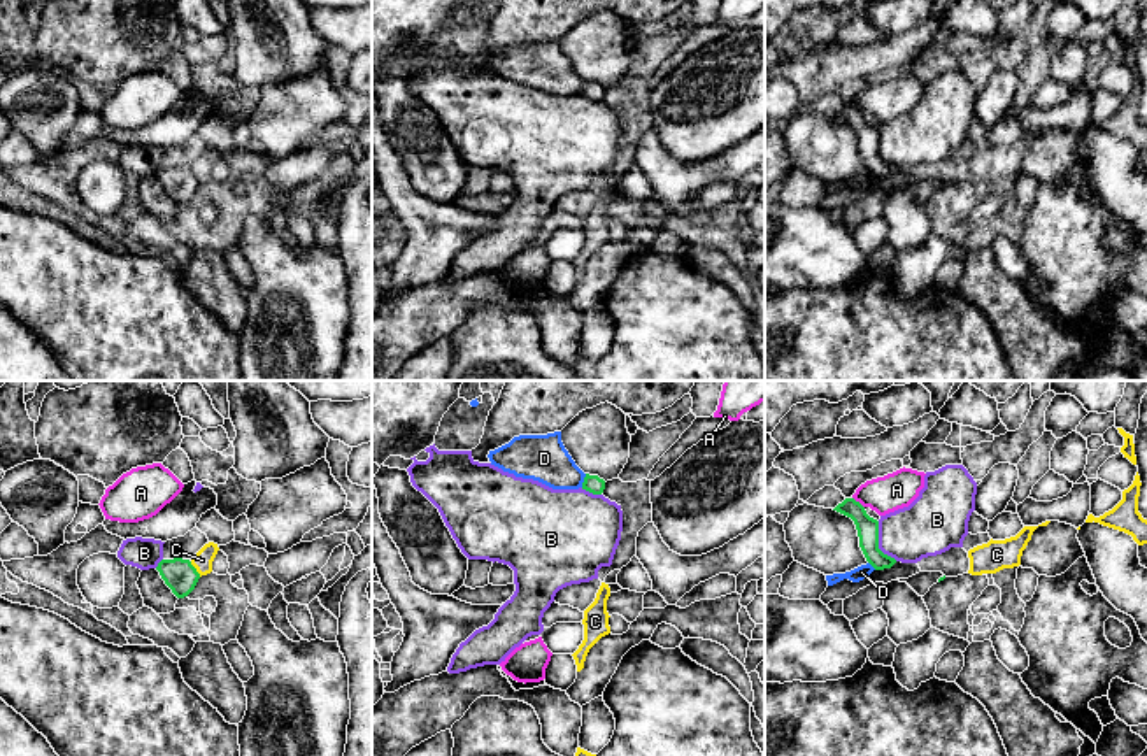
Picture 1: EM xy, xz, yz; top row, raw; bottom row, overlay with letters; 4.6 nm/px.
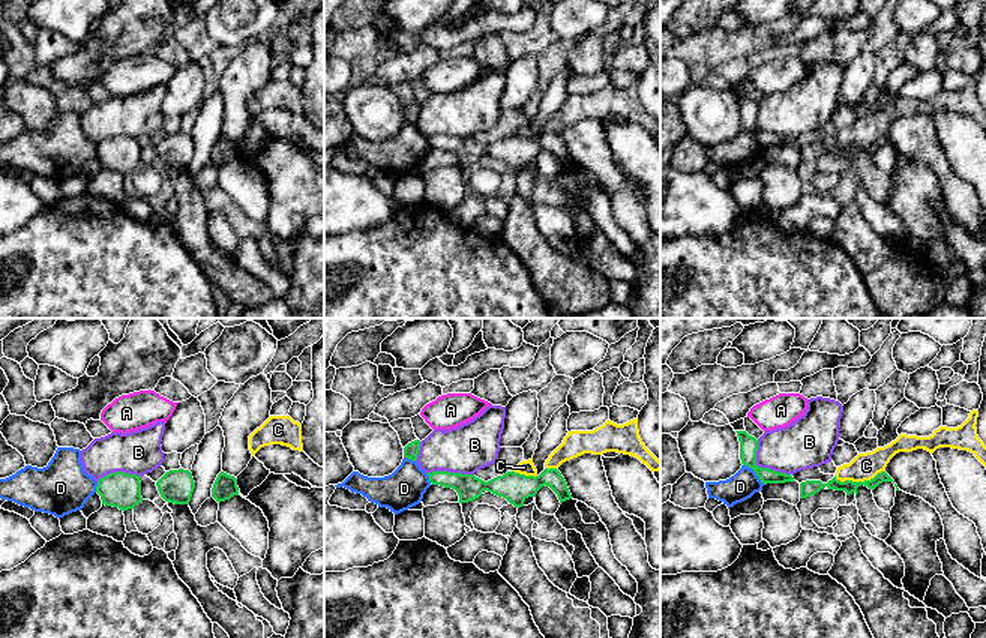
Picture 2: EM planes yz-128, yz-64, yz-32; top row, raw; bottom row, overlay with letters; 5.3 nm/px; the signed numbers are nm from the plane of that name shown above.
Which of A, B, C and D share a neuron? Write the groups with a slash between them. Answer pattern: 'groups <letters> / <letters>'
groups A / B / C / D

